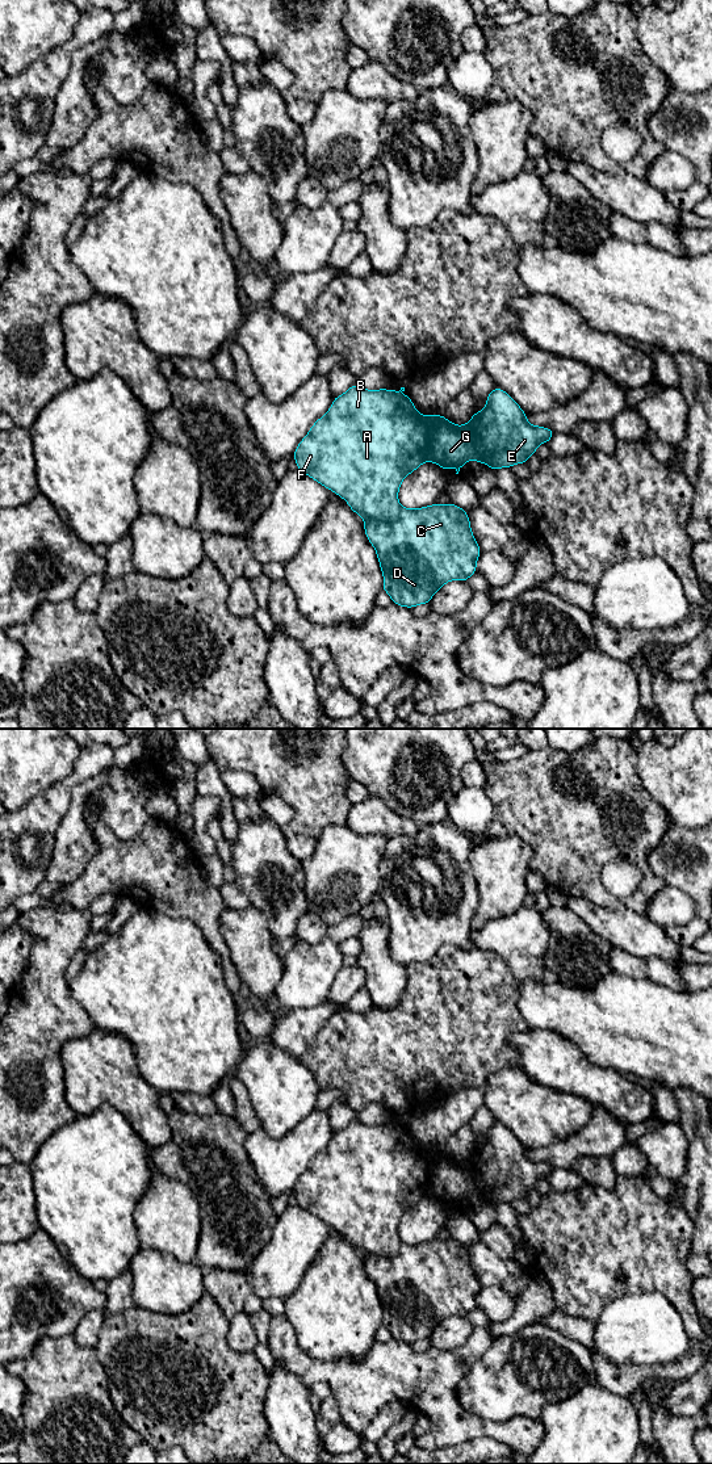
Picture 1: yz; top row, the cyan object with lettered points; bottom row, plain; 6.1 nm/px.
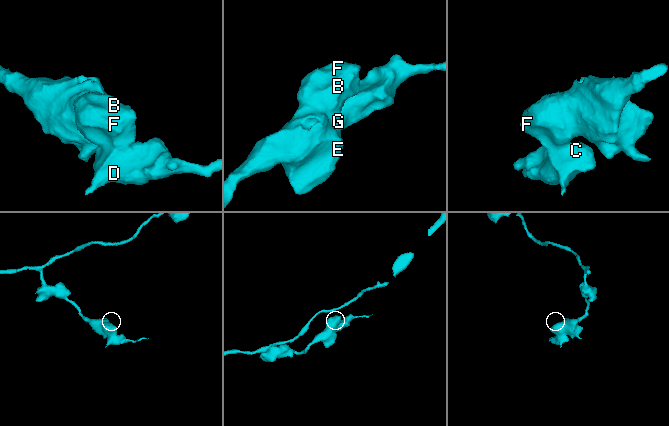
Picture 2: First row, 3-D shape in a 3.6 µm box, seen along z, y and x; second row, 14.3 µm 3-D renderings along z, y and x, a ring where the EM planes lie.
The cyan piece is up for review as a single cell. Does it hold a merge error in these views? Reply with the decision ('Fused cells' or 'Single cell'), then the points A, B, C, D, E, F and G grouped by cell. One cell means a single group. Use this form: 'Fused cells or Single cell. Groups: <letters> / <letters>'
Fused cells. Groups: A B E F G / C D

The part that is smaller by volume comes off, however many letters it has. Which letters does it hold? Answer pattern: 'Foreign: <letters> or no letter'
Foreign: C, D

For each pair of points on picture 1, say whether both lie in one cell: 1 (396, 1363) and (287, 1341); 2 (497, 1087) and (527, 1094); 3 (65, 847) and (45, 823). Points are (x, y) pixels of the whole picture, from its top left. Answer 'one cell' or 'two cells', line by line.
1: one cell
2: one cell
3: two cells

